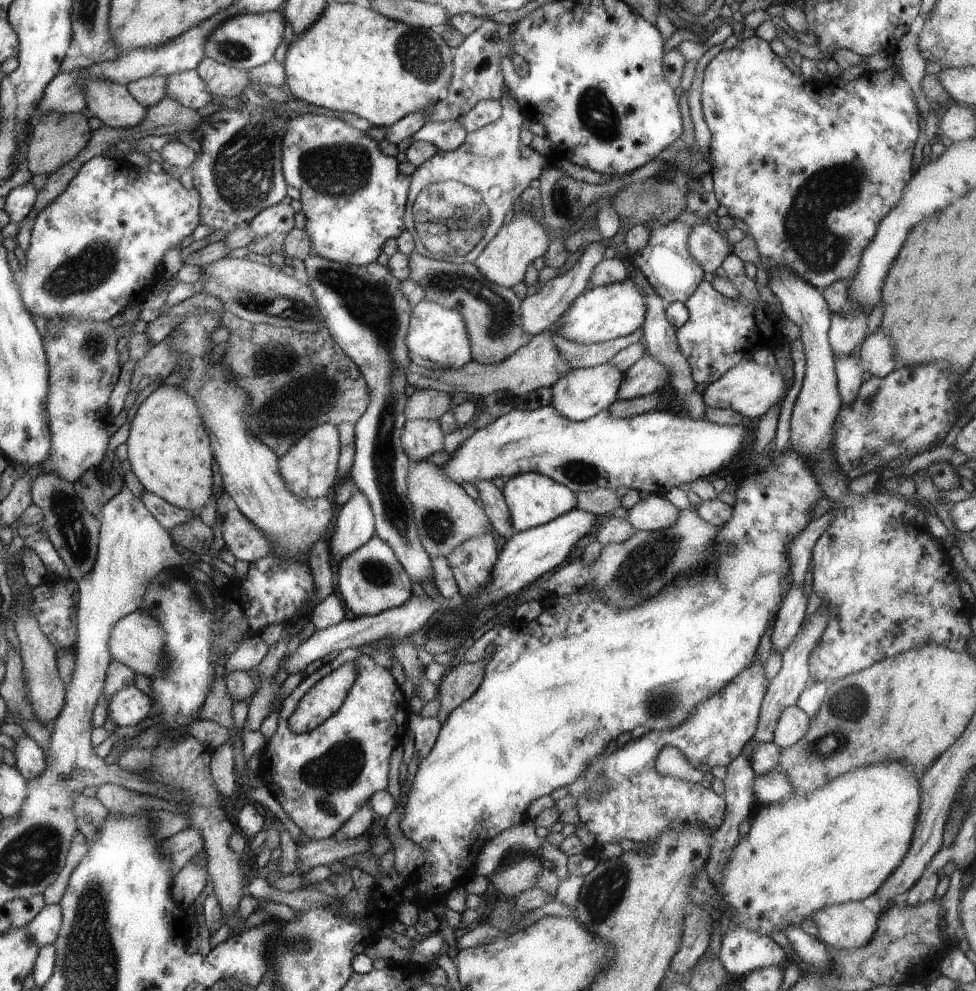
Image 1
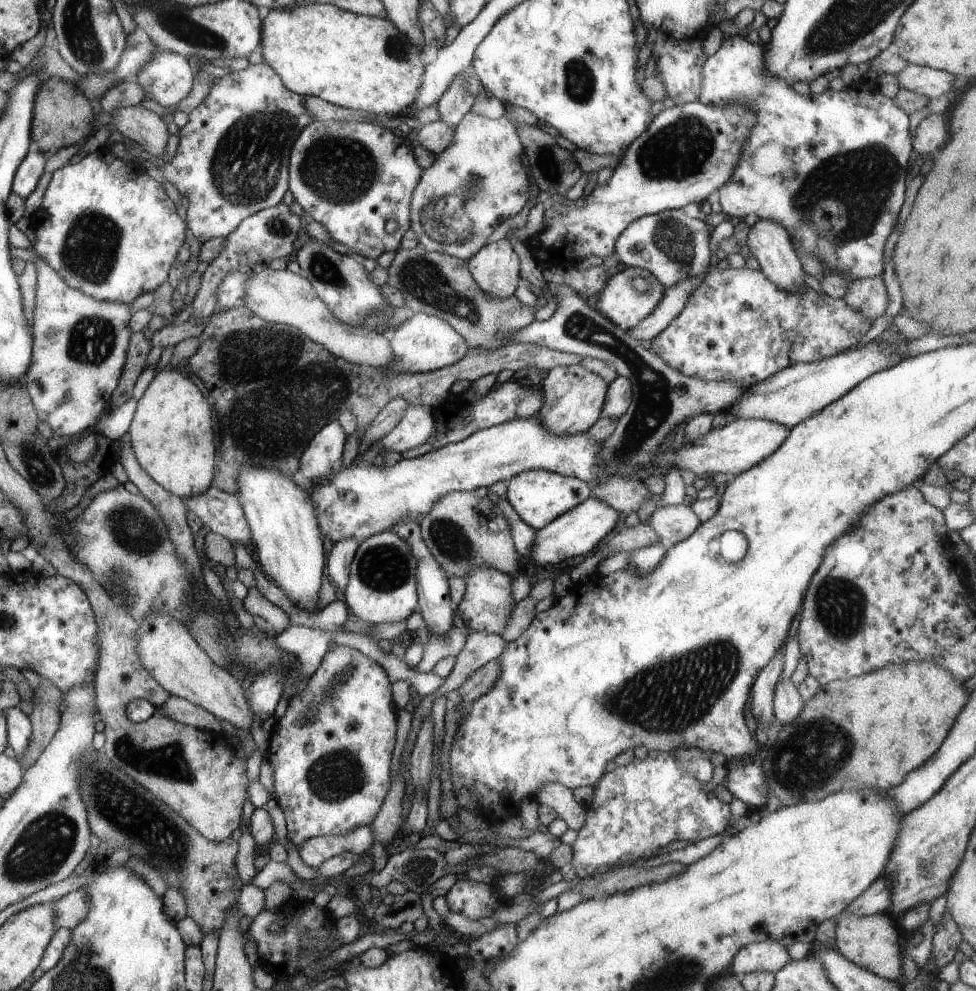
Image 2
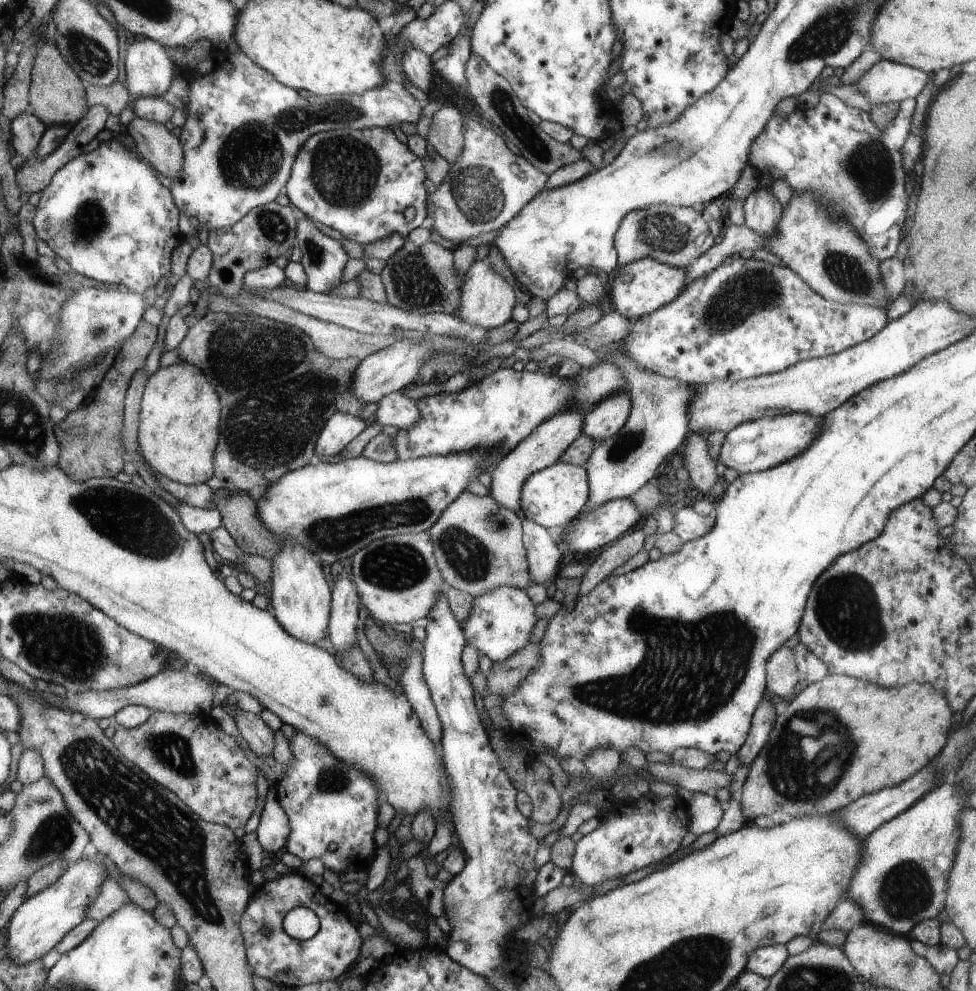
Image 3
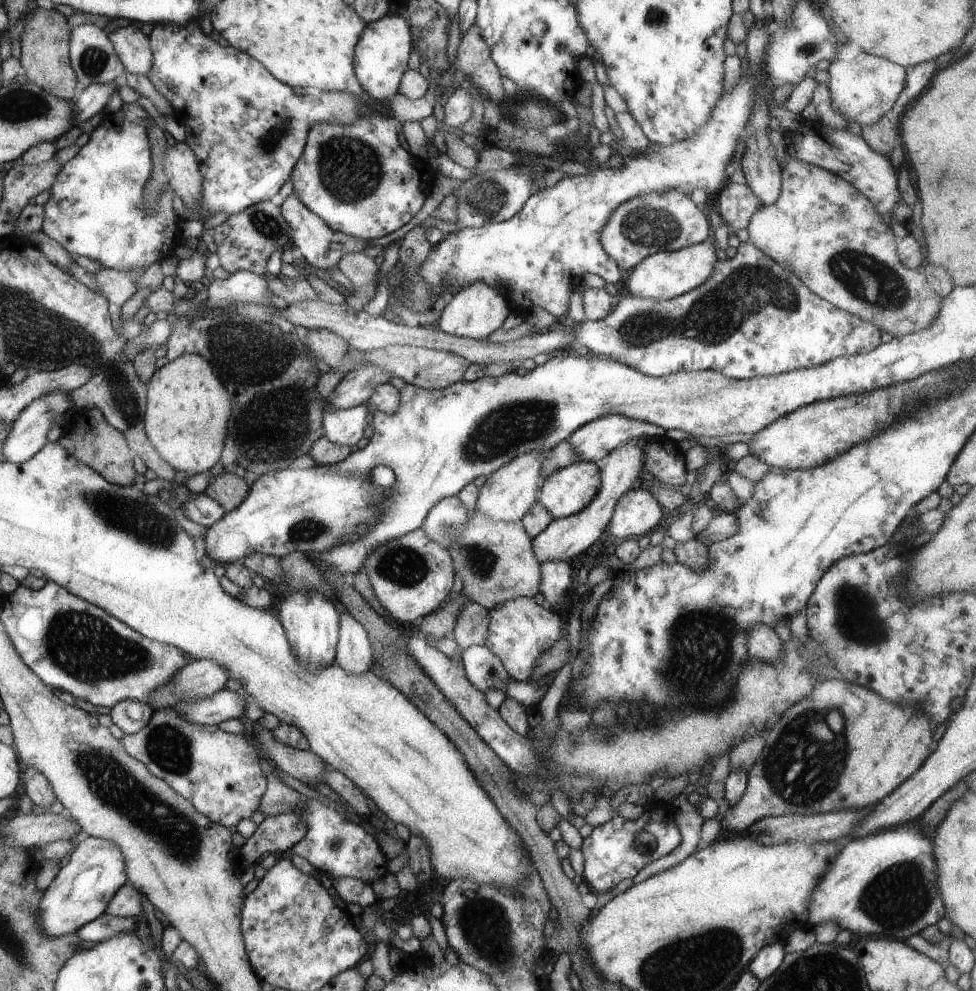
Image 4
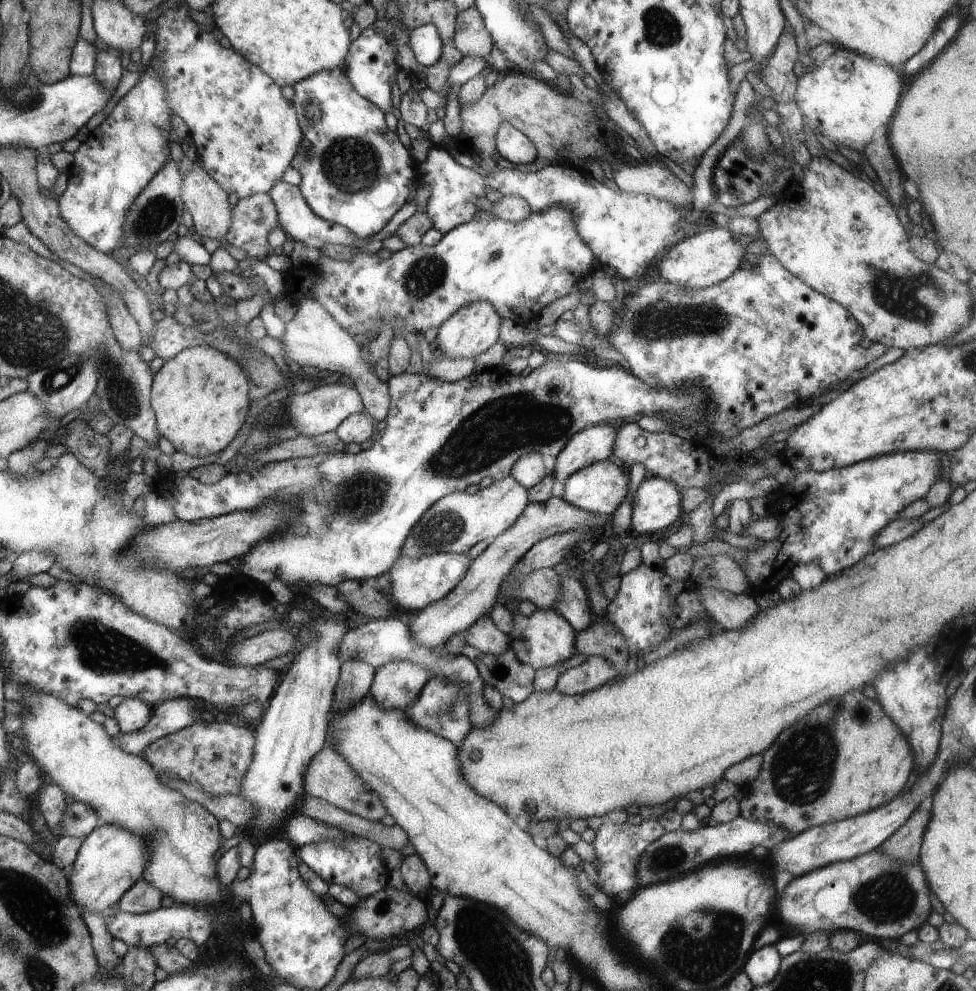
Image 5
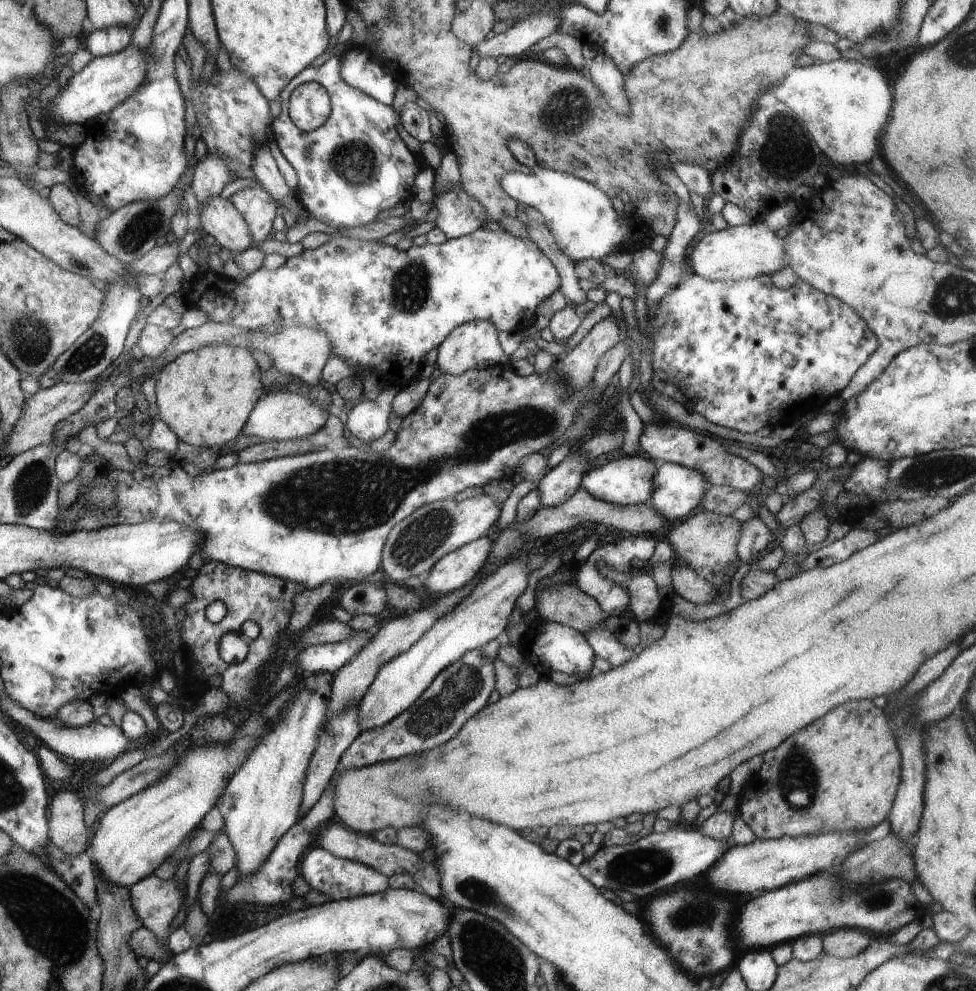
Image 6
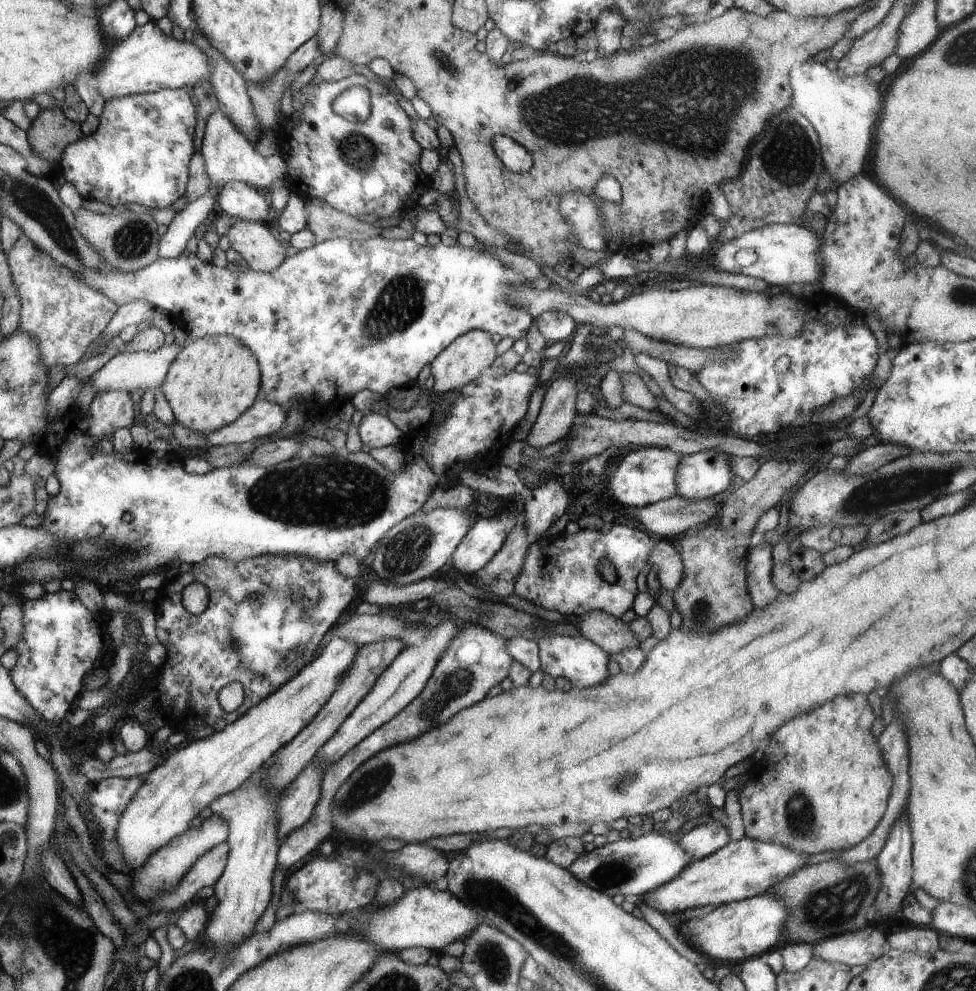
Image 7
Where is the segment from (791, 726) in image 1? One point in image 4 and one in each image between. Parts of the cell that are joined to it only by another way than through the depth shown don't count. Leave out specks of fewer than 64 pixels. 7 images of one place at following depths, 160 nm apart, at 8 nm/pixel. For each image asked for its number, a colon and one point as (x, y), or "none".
2: (787, 702)
3: (781, 671)
4: (763, 642)

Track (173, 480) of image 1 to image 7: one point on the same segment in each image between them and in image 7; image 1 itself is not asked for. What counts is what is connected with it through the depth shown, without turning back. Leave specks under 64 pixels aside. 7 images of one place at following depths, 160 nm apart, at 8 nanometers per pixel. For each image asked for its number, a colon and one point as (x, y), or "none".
2: (172, 432)
3: (178, 423)
4: (188, 407)
5: (201, 397)
6: (205, 396)
7: (214, 379)

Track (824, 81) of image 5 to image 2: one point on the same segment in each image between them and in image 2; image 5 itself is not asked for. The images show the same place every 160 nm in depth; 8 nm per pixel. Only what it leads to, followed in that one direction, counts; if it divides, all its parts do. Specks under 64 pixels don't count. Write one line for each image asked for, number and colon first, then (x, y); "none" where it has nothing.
2: (924, 81)
3: (886, 81)
4: (865, 89)

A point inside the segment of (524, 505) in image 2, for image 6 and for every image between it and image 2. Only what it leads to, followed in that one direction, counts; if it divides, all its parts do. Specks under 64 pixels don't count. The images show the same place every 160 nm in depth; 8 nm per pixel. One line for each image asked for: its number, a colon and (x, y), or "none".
3: (552, 497)
4: (569, 490)
5: (601, 487)
6: (628, 481)

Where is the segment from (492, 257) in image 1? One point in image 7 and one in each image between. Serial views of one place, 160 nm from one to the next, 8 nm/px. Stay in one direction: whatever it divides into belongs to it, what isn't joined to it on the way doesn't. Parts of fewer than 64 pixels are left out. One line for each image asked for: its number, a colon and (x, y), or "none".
2: (496, 269)
3: (487, 300)
4: (475, 312)
5: (468, 334)
6: (467, 345)
7: (467, 358)

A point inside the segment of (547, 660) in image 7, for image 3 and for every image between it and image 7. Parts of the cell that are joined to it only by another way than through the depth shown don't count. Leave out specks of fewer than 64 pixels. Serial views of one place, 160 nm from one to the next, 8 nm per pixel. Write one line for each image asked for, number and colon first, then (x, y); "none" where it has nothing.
3: (501, 621)
4: (520, 631)
5: (545, 639)
6: (549, 647)

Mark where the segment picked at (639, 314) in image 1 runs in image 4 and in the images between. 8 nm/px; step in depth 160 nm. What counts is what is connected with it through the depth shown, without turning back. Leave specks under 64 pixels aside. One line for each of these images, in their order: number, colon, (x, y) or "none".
2: (633, 293)
3: (646, 285)
4: (667, 274)

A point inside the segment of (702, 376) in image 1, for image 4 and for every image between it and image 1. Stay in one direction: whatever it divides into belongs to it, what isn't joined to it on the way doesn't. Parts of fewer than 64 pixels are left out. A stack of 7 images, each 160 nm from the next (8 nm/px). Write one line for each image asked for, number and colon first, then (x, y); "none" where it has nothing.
2: (737, 325)
3: (748, 318)
4: (752, 318)

